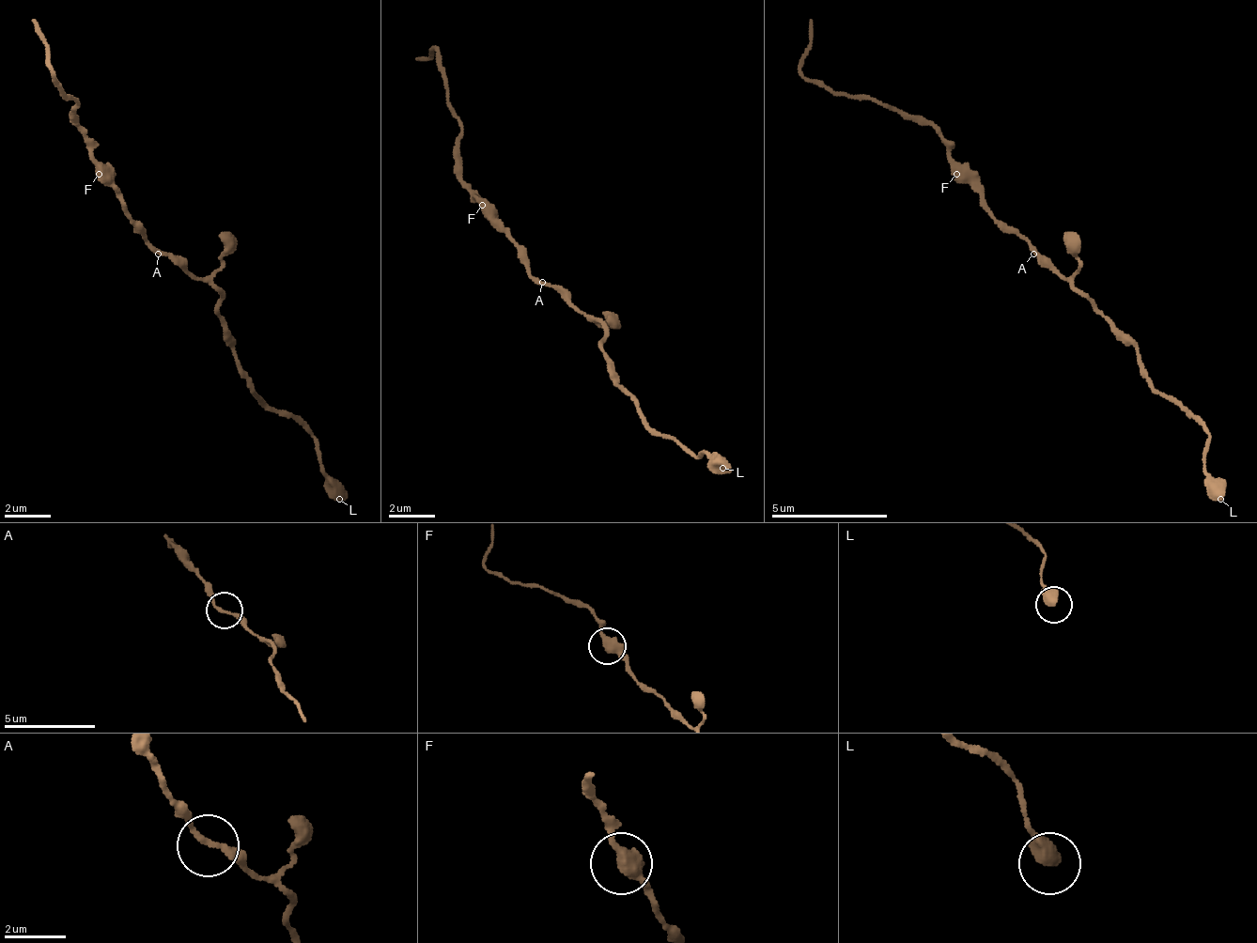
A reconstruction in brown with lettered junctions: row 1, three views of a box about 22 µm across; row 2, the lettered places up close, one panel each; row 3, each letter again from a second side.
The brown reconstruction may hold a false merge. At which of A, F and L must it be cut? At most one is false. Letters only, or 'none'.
none

